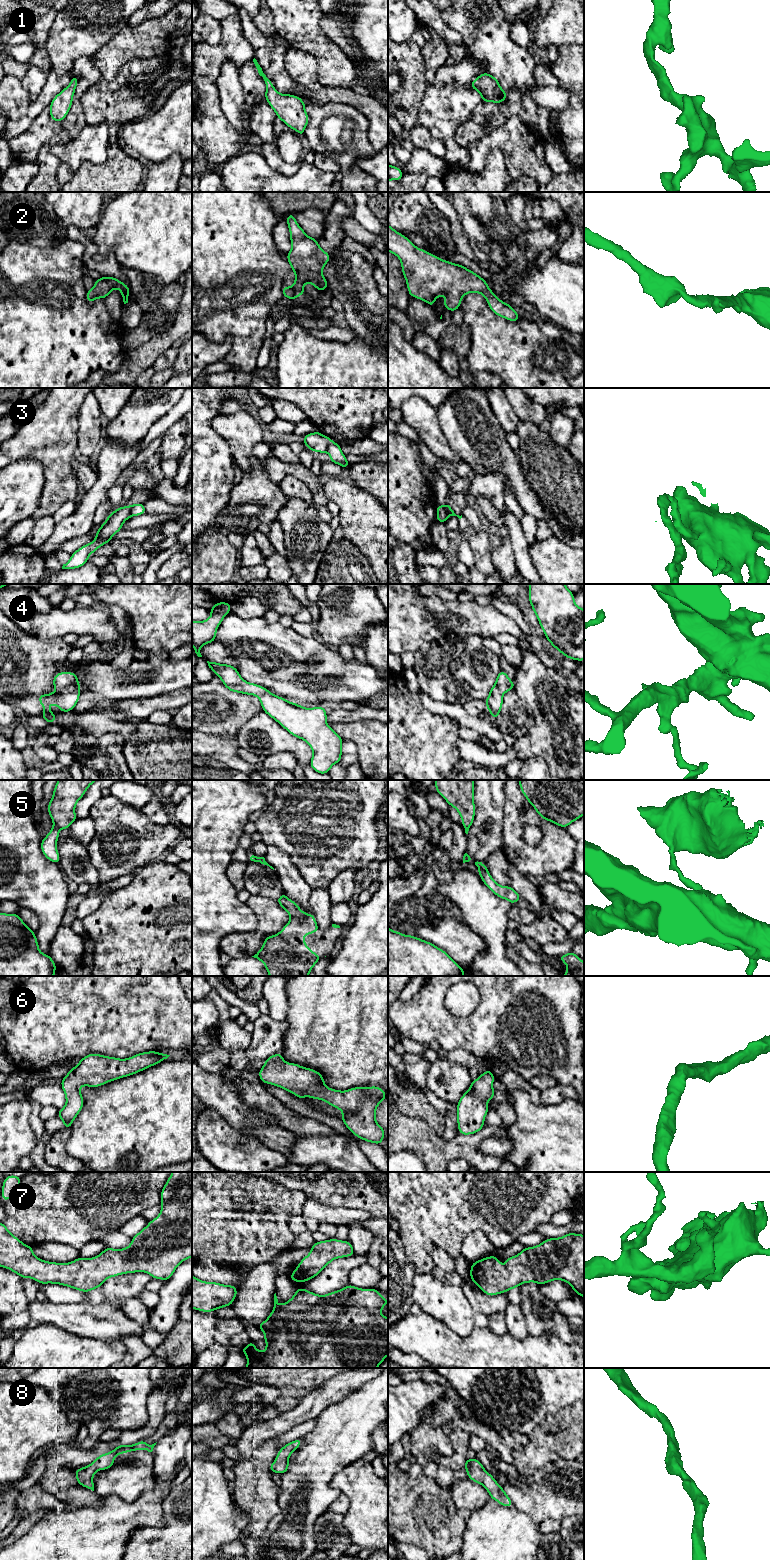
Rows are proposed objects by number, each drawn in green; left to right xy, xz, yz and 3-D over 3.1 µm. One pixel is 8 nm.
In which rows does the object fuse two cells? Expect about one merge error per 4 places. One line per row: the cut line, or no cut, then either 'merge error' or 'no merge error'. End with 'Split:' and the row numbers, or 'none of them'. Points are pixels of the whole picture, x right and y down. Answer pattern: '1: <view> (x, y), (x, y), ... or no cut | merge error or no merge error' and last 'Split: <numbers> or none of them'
1: no cut | no merge error
2: no cut | no merge error
3: xz (332, 441), (326, 451) | merge error
4: no cut | no merge error
5: no cut | no merge error
6: no cut | no merge error
7: no cut | no merge error
8: no cut | no merge error
Split: 3

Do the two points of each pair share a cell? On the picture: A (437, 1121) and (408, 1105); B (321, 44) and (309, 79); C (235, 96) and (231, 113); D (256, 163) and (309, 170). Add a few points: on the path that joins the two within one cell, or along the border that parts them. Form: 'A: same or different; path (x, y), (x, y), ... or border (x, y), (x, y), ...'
A: same; path (430, 1115), (415, 1105)
B: different; border (296, 47), (316, 59), (319, 82)
C: same; path (232, 100), (232, 109)
D: same; path (269, 176), (274, 181), (296, 181)

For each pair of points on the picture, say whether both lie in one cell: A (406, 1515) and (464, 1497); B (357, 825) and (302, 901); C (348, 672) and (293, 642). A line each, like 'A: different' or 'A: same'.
A: different
B: different
C: same

